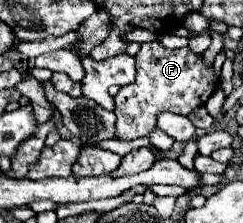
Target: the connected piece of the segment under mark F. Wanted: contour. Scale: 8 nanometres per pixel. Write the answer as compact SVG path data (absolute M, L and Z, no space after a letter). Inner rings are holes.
M159 41L143 43L135 59L135 81L129 87L119 89L119 93L115 95L117 135L123 141L147 137L157 127L157 115L163 111L189 115L193 109L201 107L219 85L215 79L213 65L207 65L203 55L193 53L189 47L165 49Z

